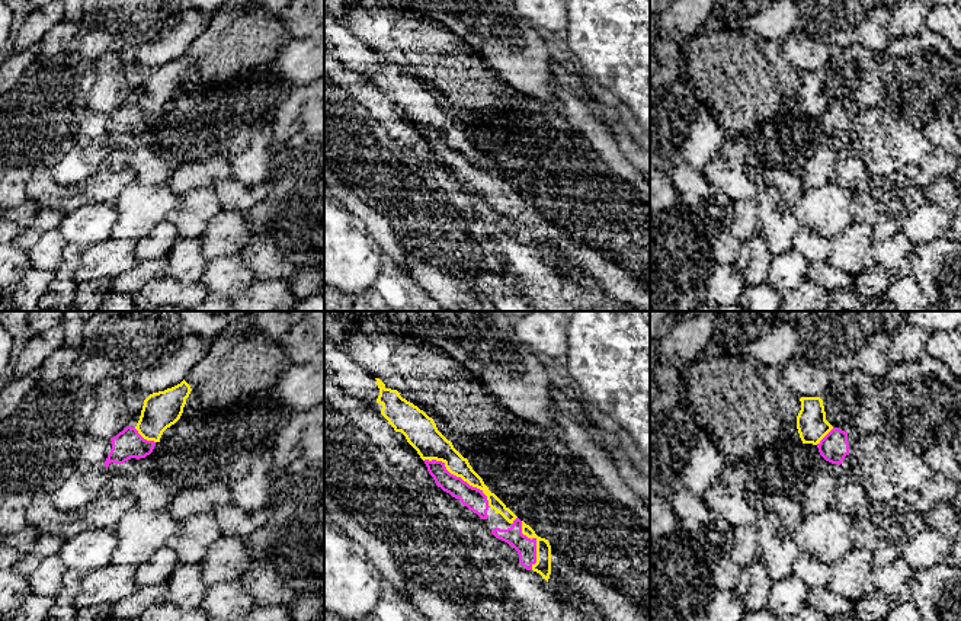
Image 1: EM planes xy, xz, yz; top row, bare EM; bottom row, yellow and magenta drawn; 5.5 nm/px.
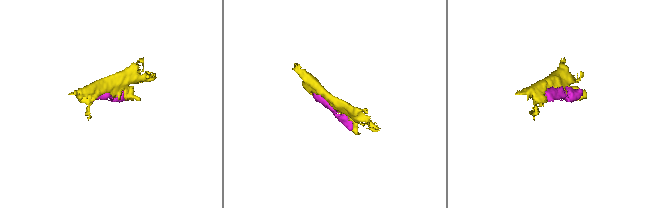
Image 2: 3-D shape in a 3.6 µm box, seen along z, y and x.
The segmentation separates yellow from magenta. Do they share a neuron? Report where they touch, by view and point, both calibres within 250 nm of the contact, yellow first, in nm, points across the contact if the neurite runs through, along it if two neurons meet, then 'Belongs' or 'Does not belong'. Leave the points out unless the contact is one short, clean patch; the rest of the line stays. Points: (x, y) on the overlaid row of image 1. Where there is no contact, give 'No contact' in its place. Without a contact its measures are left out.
Touches yellow at xz (460, 476). Thickness 170 nm (yellow) against 120 nm. Does not belong

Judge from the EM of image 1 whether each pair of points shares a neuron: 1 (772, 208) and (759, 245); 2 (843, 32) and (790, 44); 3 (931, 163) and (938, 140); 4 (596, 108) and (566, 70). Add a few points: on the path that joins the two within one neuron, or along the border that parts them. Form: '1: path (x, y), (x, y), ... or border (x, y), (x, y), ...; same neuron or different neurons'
1: border (762, 233), (768, 249), (774, 255); different neurons
2: path (830, 32), (819, 32), (803, 44); same neuron
3: border (942, 149), (945, 150); different neurons
4: path (589, 99), (572, 79); same neuron

